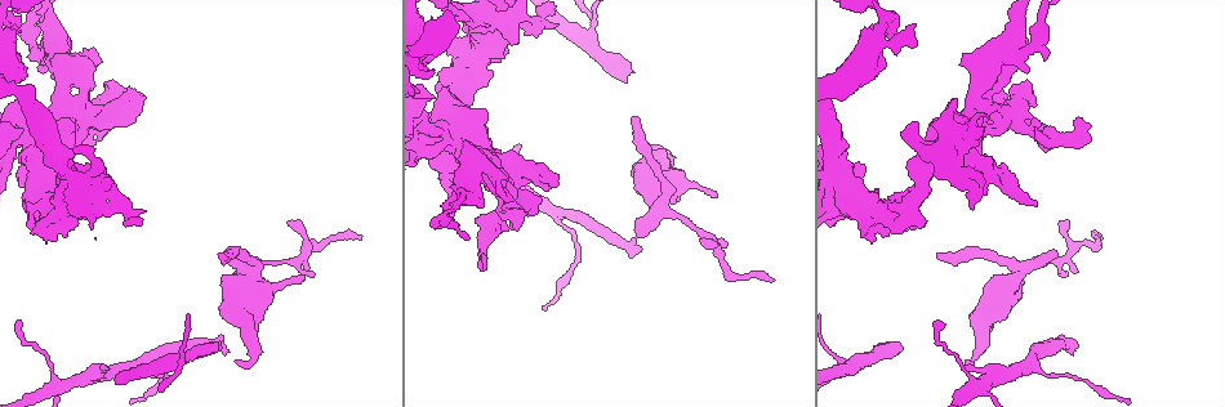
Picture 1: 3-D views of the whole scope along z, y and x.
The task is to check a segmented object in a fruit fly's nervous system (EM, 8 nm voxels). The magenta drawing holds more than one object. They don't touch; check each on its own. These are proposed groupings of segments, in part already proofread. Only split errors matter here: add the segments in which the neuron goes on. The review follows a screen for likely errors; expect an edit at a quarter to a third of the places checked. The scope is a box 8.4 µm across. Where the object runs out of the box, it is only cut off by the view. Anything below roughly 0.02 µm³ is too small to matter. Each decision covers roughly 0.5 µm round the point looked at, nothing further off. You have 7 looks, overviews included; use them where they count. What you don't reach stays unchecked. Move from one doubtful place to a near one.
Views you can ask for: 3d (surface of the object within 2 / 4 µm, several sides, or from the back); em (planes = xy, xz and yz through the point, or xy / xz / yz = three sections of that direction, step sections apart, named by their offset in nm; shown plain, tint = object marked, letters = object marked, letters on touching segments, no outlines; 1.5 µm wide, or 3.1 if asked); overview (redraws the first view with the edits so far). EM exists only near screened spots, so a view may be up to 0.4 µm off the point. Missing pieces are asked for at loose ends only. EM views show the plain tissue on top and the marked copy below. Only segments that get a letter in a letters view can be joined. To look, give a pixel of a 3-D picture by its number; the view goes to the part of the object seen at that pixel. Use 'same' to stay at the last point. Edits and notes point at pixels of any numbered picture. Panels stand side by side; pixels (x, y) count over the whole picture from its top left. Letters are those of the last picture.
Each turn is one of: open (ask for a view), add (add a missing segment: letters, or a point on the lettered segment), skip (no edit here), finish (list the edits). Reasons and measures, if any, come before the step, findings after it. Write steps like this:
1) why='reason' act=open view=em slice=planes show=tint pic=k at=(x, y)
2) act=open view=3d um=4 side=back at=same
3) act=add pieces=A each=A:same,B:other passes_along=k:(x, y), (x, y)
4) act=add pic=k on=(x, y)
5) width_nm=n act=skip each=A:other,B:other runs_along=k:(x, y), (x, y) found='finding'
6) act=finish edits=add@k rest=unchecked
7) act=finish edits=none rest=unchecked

why='thin end' act=open view=3d um=4 pic=1 at=(16, 325)

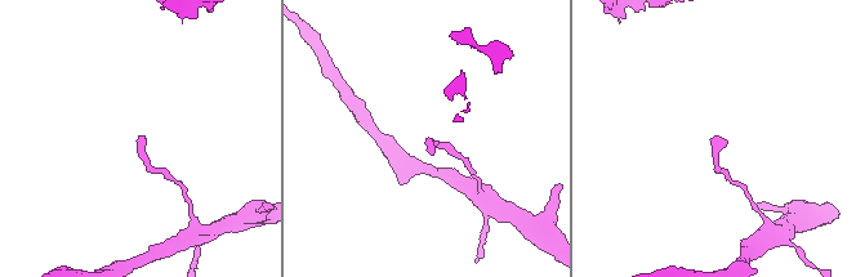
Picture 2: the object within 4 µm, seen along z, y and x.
why='shape alone is not enough' act=open view=em slice=planes show=letters pic=2 at=(726, 140)

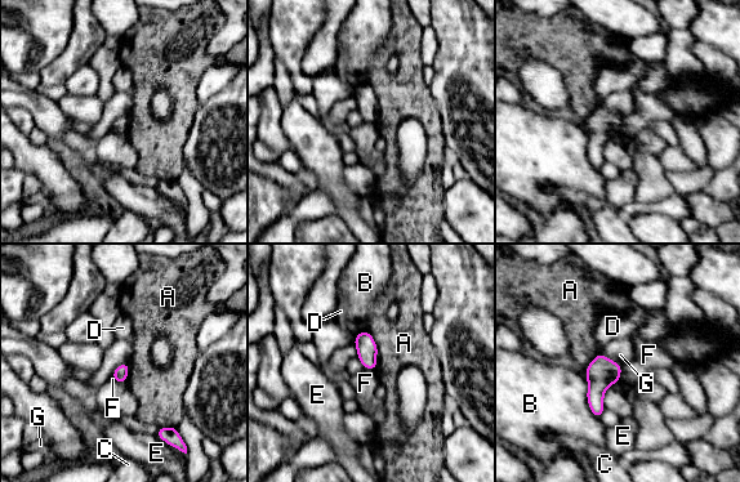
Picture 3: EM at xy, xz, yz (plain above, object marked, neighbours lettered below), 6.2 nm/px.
width_nm=100 longest_contact=B:280nm act=skip each=A:other,B:other,C:other,D:other,E:other,F:other,G:other found='no lettered segment goes on from it'

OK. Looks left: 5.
why='thin end' act=open view=em slice=planes show=letters pic=1 at=(520, 147)

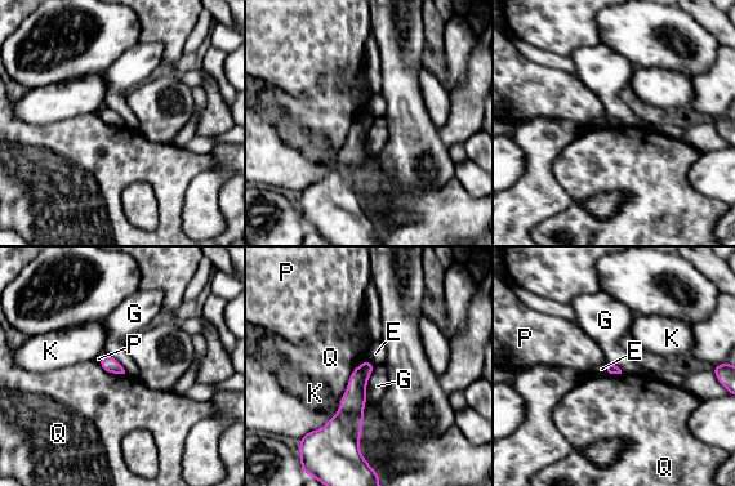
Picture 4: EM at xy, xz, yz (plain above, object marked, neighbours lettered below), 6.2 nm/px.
act=skip each=E:other,G:other,K:other,P:other,Q:other border=4:(374, 365), (366, 386), (366, 397) found='no lettered segment goes on from it'

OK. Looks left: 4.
why='branch stops here' act=open view=em slice=planes show=letters pic=1 at=(639, 250)

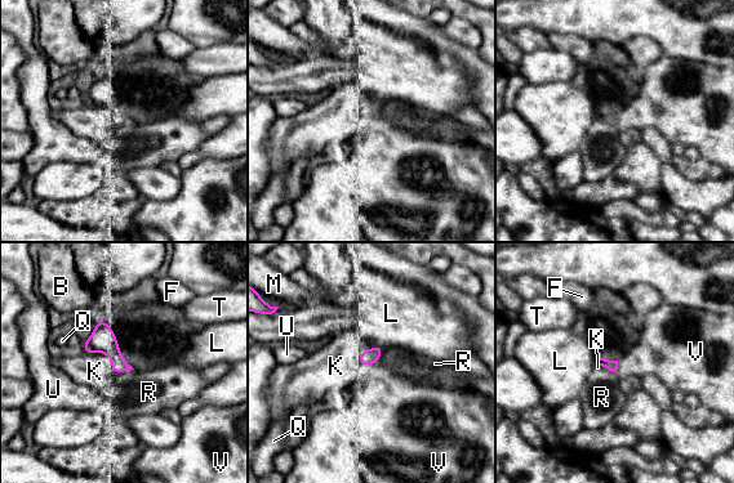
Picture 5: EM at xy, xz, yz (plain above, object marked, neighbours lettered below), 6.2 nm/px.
act=skip each=B:other,F:other,K:other,L:other,M:other,Q:other,R:other,T:other,U:other,V:other border=5:(83, 350), (125, 372) found='no lettered segment goes on from it'

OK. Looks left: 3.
act=finish edits=none rest=unchecked

